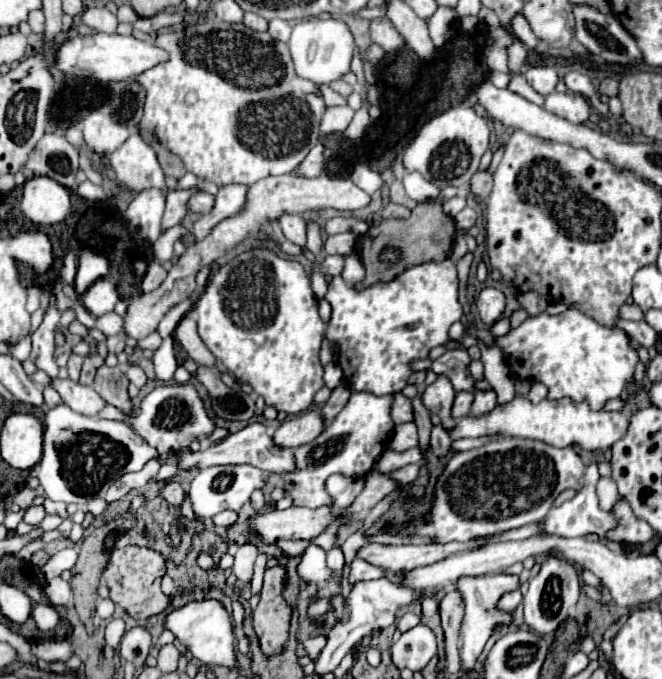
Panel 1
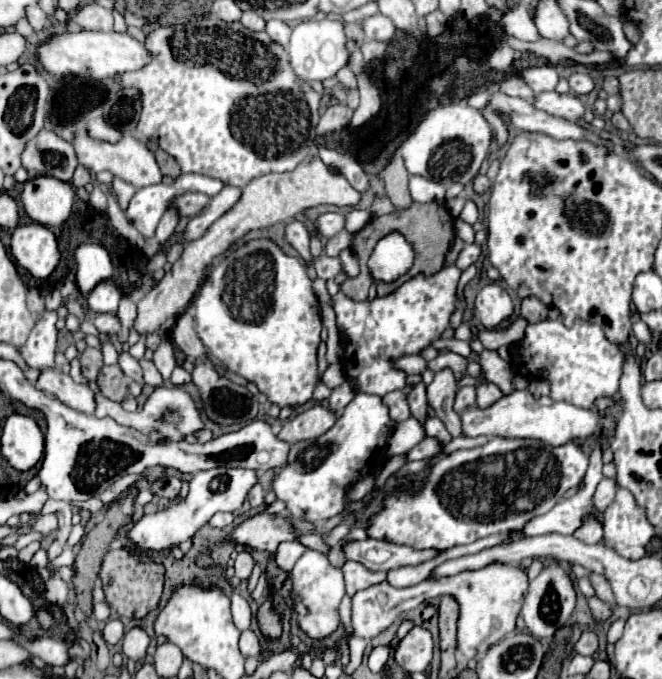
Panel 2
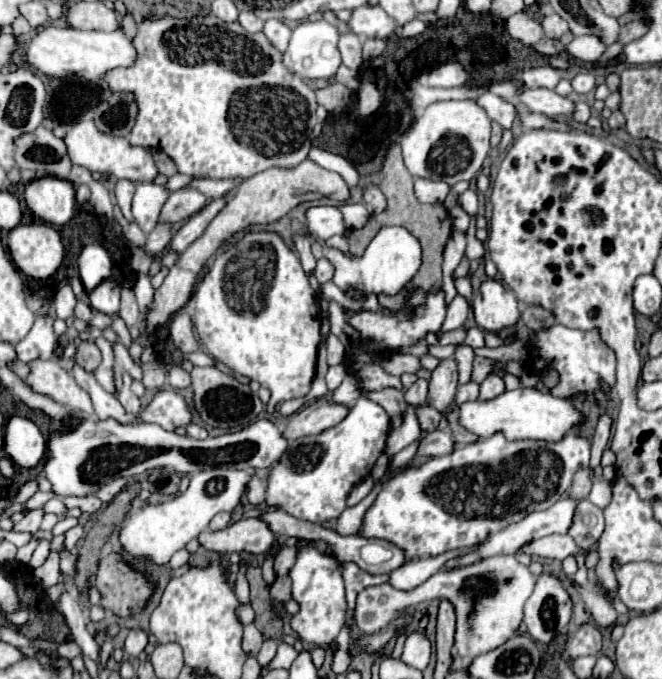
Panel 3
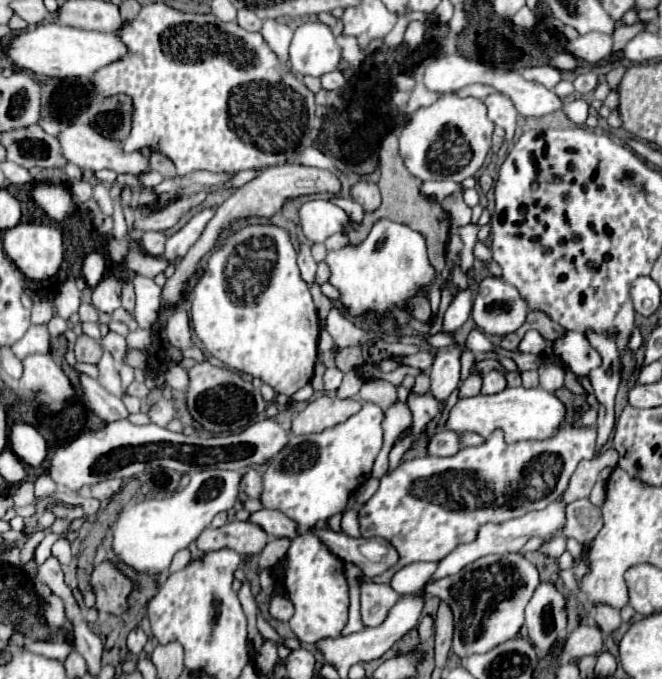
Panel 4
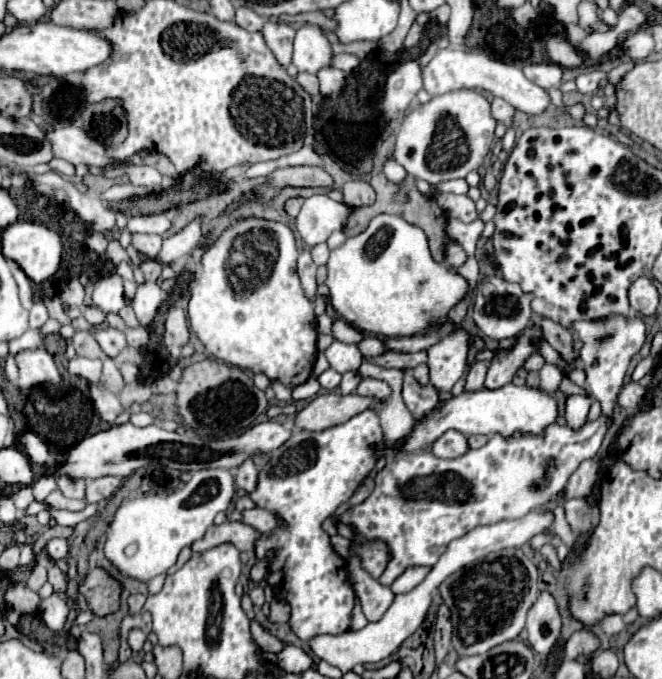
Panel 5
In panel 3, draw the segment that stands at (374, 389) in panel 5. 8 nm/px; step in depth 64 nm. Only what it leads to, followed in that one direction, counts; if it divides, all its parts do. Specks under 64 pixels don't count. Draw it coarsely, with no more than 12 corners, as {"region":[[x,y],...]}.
{"region":[[396,388],[362,392],[390,416],[406,412],[404,394]]}

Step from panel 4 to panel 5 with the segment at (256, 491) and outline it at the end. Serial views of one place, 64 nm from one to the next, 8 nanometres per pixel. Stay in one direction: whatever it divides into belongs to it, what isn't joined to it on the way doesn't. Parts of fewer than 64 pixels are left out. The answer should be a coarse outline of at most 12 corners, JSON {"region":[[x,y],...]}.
{"region":[[252,460],[236,468],[236,486],[252,492],[258,470]]}

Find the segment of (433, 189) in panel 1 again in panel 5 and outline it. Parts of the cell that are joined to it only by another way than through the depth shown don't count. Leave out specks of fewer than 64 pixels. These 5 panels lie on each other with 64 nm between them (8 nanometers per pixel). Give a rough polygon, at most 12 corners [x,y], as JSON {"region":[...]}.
{"region":[[464,178],[448,180],[436,190],[454,192],[454,194],[468,194],[470,186]]}

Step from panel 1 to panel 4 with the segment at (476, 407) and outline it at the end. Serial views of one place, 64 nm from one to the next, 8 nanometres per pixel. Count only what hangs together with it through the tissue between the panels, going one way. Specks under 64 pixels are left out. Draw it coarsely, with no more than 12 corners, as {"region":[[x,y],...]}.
{"region":[[500,370],[484,374],[482,394],[506,388],[506,374]]}

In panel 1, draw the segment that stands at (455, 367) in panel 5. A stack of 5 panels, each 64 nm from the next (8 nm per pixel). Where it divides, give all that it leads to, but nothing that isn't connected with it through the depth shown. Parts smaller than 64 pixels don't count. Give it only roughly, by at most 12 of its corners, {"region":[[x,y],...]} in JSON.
{"region":[[438,376],[422,394],[424,406],[446,430],[456,428],[450,412],[456,390]]}

